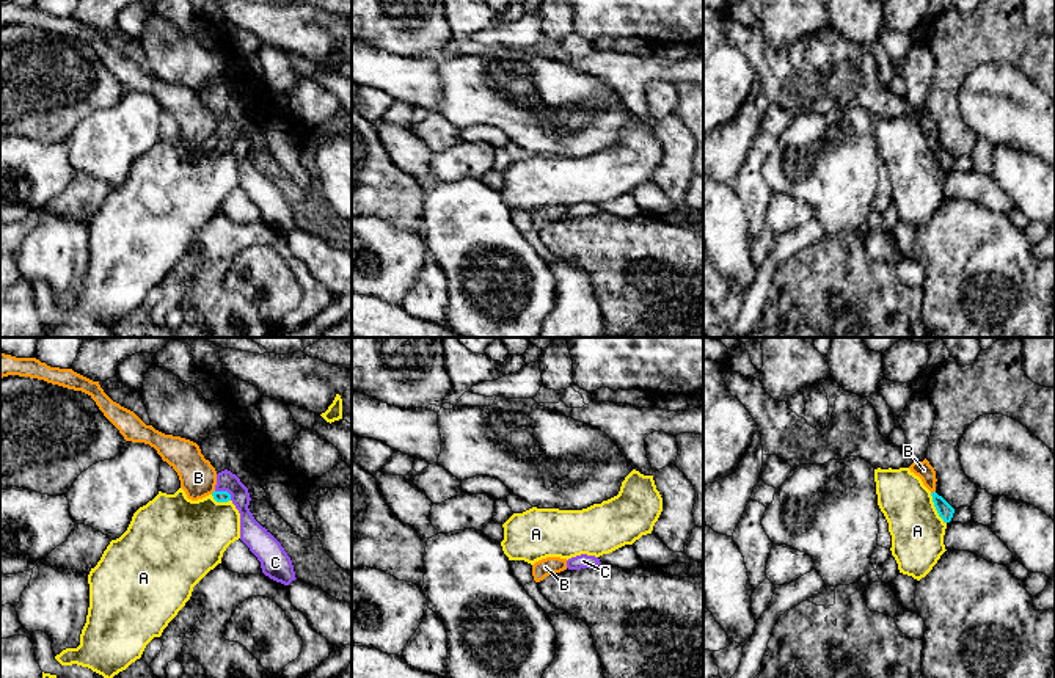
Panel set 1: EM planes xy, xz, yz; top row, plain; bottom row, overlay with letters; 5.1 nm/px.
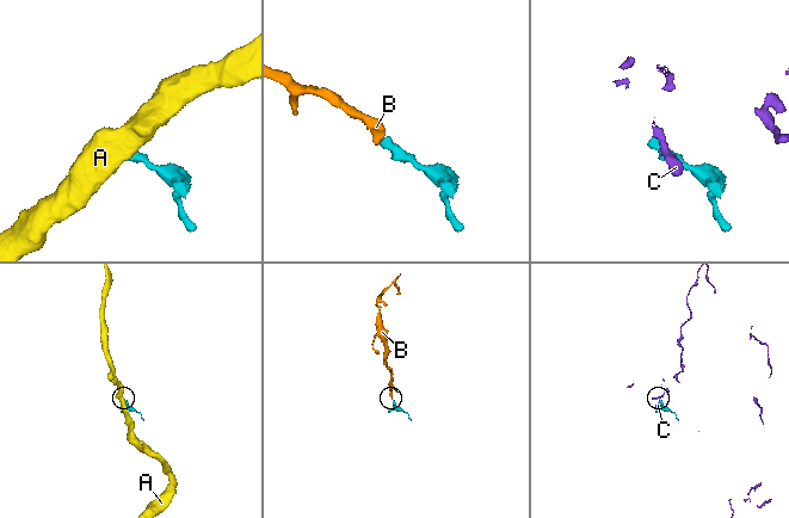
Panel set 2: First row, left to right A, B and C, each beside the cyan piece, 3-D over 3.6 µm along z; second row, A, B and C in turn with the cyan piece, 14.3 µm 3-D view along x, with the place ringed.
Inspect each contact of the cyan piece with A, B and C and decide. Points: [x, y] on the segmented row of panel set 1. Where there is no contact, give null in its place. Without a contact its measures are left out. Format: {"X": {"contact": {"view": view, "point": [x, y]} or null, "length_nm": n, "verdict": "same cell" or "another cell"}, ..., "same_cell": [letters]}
{"A": {"contact": {"view": "yz", "point": [936, 509]}, "length_nm": 180, "verdict": "another cell"}, "B": {"contact": {"view": "yz", "point": [934, 492]}, "length_nm": 30, "verdict": "same cell"}, "C": {"contact": {"view": "xy", "point": [225, 492]}, "length_nm": 100, "verdict": "another cell"}, "same_cell": ["B"]}

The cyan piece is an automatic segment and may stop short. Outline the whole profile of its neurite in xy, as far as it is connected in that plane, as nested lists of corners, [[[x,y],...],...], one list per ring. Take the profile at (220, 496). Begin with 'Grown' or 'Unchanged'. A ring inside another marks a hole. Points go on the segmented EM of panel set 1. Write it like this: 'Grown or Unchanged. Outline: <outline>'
Grown. Outline: [[[0,353],[0,378],[8,375],[38,378],[88,394],[126,441],[144,443],[157,450],[162,460],[177,472],[181,488],[188,499],[198,501],[212,494],[217,502],[231,501],[228,491],[215,490],[217,471],[204,458],[196,443],[165,435],[152,425],[146,425],[133,411],[113,402],[99,381],[93,381],[72,369],[50,367],[36,358],[16,358]]]

